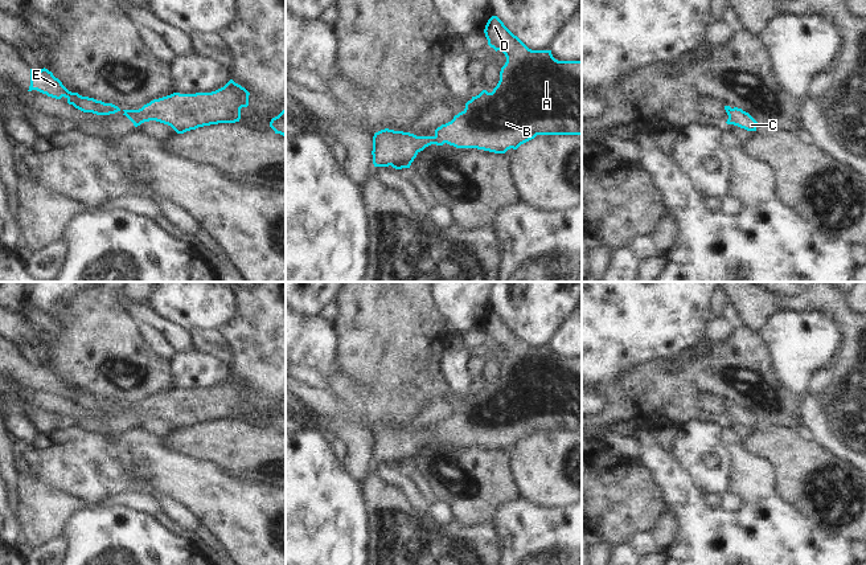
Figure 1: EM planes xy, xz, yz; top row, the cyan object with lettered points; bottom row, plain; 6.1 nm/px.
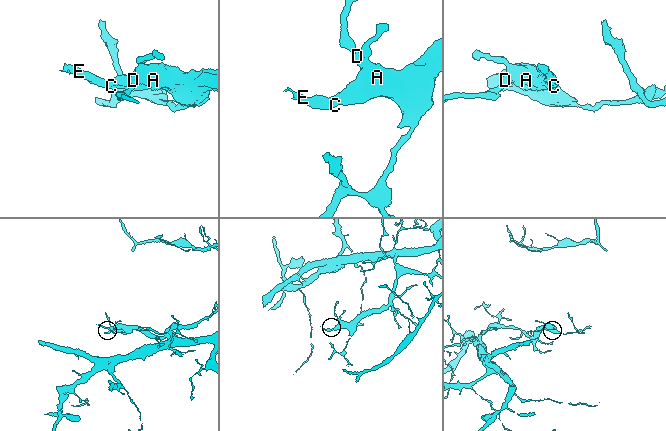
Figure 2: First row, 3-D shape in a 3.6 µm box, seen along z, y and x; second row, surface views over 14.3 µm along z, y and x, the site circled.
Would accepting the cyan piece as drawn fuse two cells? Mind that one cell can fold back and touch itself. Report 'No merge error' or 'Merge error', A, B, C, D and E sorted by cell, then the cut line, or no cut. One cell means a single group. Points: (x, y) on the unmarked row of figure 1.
No merge error. Groups: A B C D E. No split

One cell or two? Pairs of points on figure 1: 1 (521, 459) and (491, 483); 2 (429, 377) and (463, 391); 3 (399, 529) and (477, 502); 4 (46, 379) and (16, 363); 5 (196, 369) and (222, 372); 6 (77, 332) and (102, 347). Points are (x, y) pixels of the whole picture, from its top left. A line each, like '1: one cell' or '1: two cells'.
1: two cells
2: two cells
3: two cells
4: one cell
5: one cell
6: one cell

